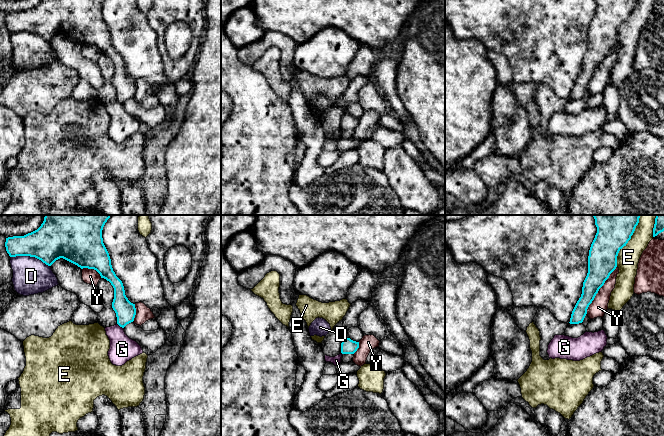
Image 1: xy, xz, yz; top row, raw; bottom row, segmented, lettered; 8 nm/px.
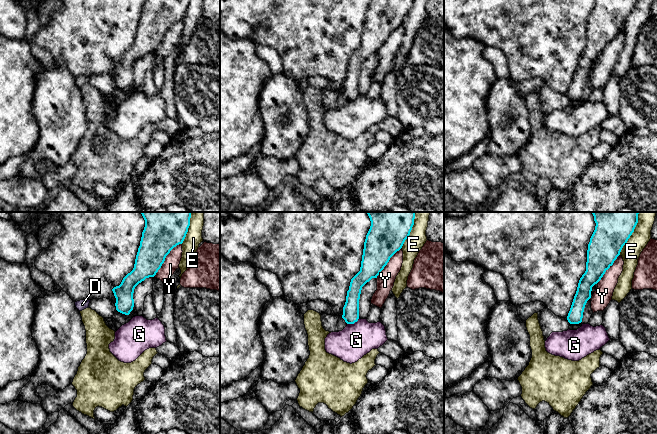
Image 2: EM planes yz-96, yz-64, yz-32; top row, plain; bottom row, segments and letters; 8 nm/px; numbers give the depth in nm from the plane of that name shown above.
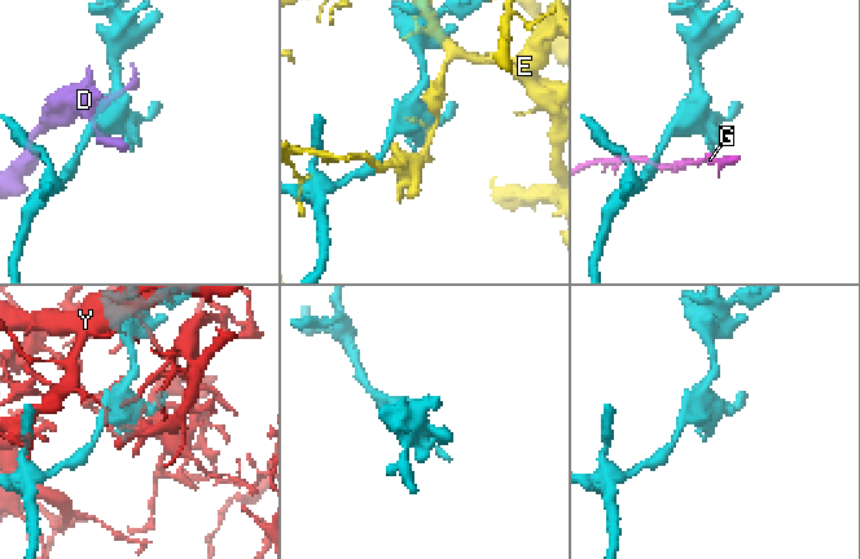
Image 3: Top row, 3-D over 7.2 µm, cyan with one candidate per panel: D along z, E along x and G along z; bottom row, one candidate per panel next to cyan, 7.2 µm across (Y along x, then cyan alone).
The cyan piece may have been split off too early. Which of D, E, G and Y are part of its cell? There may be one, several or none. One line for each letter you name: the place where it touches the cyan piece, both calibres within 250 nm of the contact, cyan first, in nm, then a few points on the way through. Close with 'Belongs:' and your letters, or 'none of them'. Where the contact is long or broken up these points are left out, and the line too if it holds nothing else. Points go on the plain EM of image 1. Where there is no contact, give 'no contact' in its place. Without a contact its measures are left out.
Belongs: none of them

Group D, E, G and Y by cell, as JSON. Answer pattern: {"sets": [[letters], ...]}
{"sets": [["D"], ["E"], ["G"], ["Y"]]}

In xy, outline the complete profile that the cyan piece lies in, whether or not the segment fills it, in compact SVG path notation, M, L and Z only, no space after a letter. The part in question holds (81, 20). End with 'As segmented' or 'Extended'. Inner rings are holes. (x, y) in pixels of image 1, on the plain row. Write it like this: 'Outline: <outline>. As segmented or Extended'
Outline: M41 0L37 6L24 12L6 14L5 23L10 33L35 33L48 42L63 34L81 45L96 46L114 64L112 84L117 100L124 104L134 97L136 84L126 73L122 57L113 47L102 14L104 1Z. As segmented

